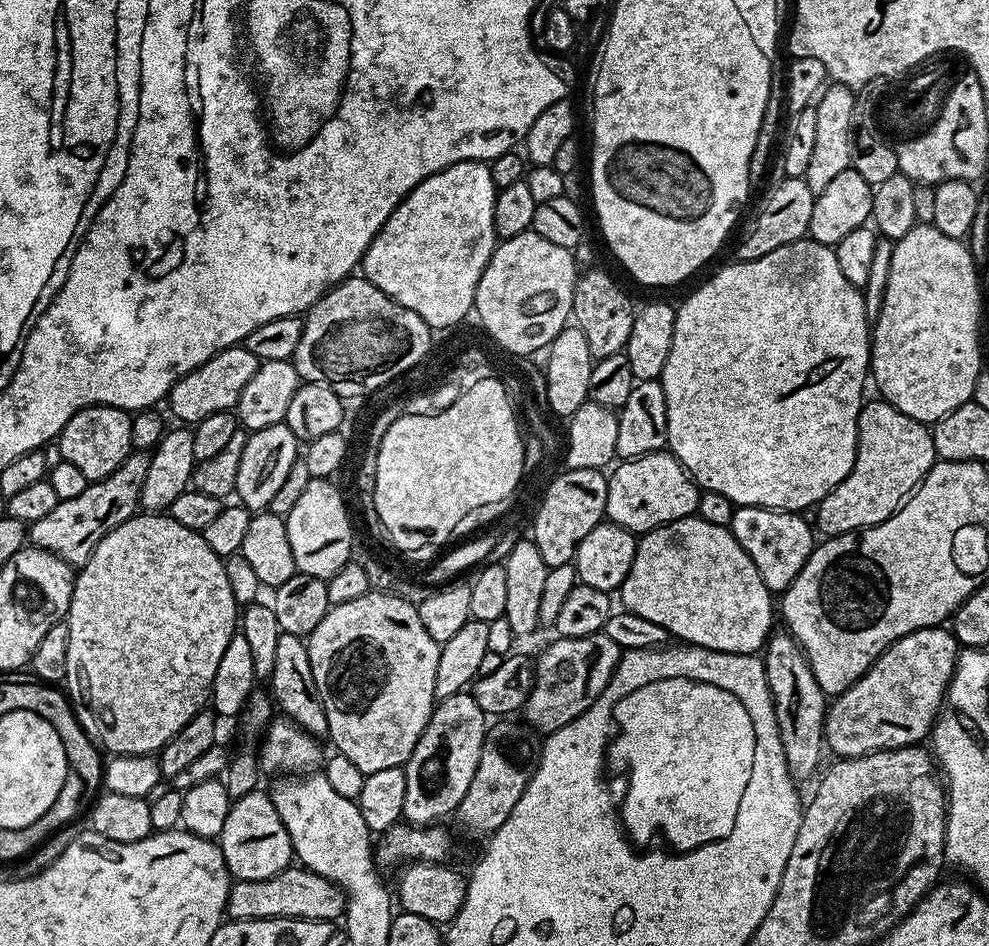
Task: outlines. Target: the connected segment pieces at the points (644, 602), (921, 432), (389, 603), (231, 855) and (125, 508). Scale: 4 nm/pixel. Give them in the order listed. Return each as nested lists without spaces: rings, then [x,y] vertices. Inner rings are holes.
[[[699,514],[678,518],[639,537],[634,566],[630,566],[630,574],[626,574],[626,582],[618,590],[618,600],[619,596],[627,611],[638,614],[638,618],[658,622],[669,637],[676,639],[677,636],[680,639],[677,641],[688,646],[751,656],[767,645],[774,632],[774,596],[766,582],[762,582],[758,566],[754,566],[750,554],[738,546],[731,527],[714,526],[714,522],[706,522]]]
[[[883,398],[875,399],[869,399],[860,409],[860,421],[856,423],[858,433],[856,464],[850,470],[848,477],[815,505],[814,524],[819,531],[820,528],[824,531],[825,537],[857,532],[860,528],[881,524],[886,518],[895,516],[901,504],[912,495],[912,491],[920,485],[924,475],[931,470],[938,459],[929,425],[910,418],[910,414],[902,414],[902,410],[898,410]]]
[[[369,590],[362,598],[331,605],[326,618],[307,636],[306,643],[310,670],[314,670],[314,682],[318,682],[318,694],[322,694],[322,706],[326,710],[331,747],[346,754],[366,774],[407,764],[437,703],[434,678],[438,674],[440,645],[426,634],[419,607],[391,592]]]
[[[255,790],[232,801],[226,814],[226,822],[222,822],[222,834],[218,837],[218,843],[228,873],[236,880],[270,878],[283,868],[289,867],[294,860],[290,834],[286,826],[282,826],[278,810],[274,810],[271,795],[267,791],[262,791]]]
[[[133,450],[106,478],[89,483],[82,494],[74,498],[60,500],[46,518],[38,518],[38,522],[27,525],[26,536],[35,547],[53,552],[58,558],[62,558],[67,564],[82,566],[90,558],[92,549],[110,534],[122,522],[126,522],[131,516],[137,515],[140,508],[140,495],[142,494],[142,482],[146,482],[146,473],[150,470],[151,455],[144,450]]]

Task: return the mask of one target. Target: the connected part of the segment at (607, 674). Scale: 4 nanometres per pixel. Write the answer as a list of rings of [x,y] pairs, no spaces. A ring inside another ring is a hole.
[[[604,631],[595,632],[582,638],[556,638],[553,641],[553,644],[540,657],[535,657],[536,681],[522,709],[522,716],[525,716],[523,719],[533,729],[536,727],[541,734],[556,732],[562,726],[574,722],[574,718],[581,716],[600,697],[602,690],[606,690],[622,655],[622,649],[618,646],[618,642],[612,641]]]

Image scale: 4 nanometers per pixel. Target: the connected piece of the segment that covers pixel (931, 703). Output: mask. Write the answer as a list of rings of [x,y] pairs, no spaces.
[[[944,626],[923,628],[906,634],[906,638],[898,638],[898,642],[891,644],[860,679],[827,705],[824,742],[827,751],[833,752],[833,757],[869,756],[871,752],[892,748],[911,748],[931,737],[932,727],[944,707],[944,697],[948,695],[948,684],[956,669],[956,658],[962,651],[961,645],[956,645],[955,638],[946,629]]]

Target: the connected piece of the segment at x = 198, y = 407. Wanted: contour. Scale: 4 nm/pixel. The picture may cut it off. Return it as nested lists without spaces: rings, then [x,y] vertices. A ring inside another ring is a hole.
[[[242,346],[224,348],[218,354],[214,354],[202,366],[190,370],[168,392],[166,405],[177,416],[179,423],[184,426],[195,426],[202,422],[202,418],[210,418],[210,414],[219,412],[231,412],[236,407],[238,398],[242,398],[242,389],[246,387],[246,382],[254,378],[254,374],[259,370],[261,360],[250,350]]]

